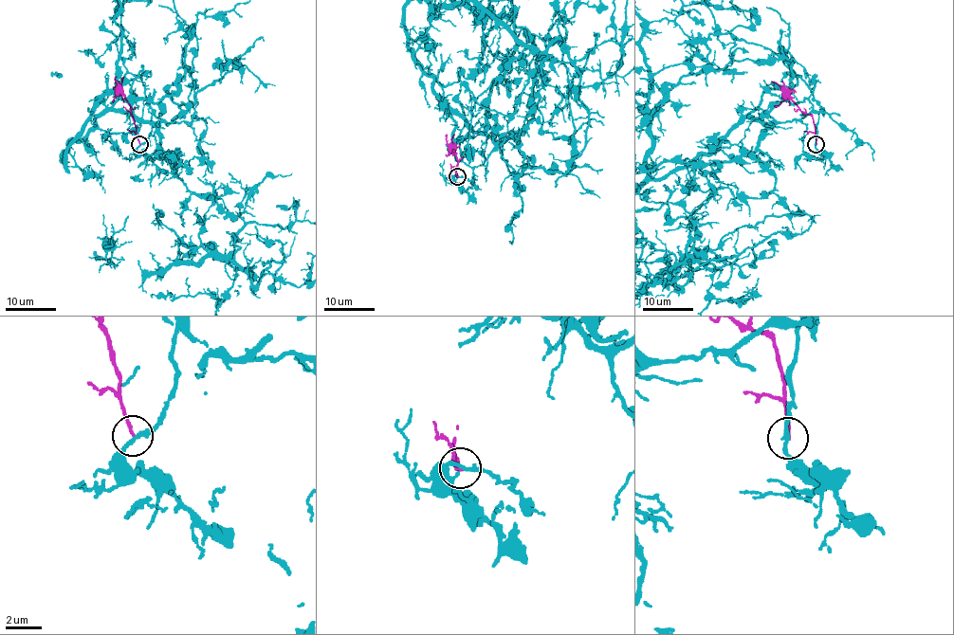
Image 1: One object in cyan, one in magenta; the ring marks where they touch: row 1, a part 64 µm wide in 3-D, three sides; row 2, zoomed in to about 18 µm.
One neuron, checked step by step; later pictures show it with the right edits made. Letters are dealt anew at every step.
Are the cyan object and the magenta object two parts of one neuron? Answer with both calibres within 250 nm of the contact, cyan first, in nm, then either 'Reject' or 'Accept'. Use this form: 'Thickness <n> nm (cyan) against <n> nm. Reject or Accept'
Thickness 220 nm (cyan) against 160 nm. Reject

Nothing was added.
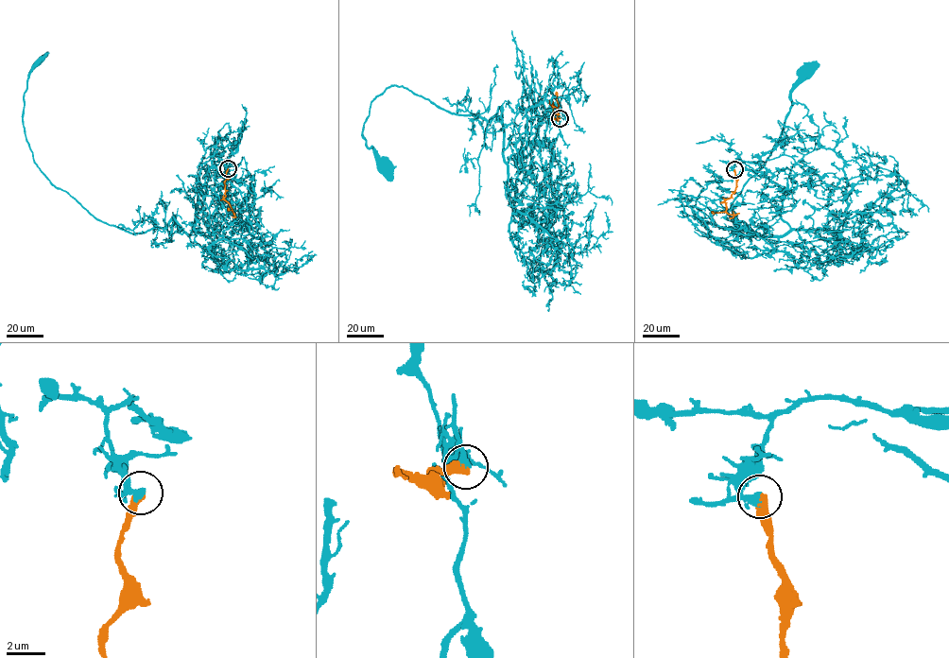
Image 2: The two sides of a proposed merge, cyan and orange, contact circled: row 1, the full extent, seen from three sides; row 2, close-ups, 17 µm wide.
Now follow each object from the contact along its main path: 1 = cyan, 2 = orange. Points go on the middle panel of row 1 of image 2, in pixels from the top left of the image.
1: (560, 118), (551, 149), (507, 163), (499, 108), (488, 120), (451, 113), (391, 85), (362, 131), (385, 165)
2: (560, 118), (553, 118), (552, 106), (558, 107), (558, 114), (556, 110)

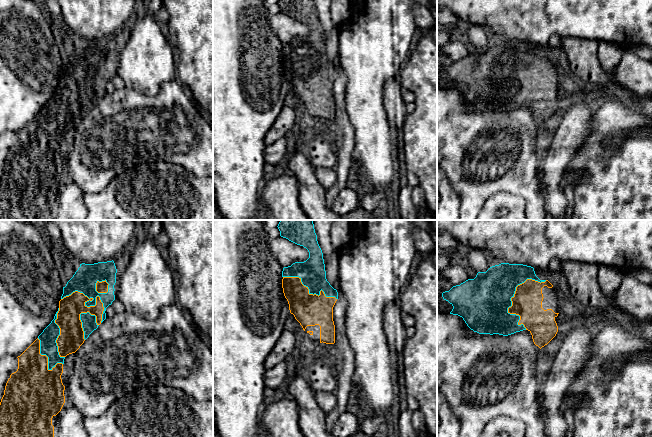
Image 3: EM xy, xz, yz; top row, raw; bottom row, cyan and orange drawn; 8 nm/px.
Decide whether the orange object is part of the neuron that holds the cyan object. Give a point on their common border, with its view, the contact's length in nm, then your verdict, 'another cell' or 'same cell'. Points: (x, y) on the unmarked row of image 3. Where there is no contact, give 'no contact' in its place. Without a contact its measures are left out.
xy (91, 81) | 380 nm | same cell

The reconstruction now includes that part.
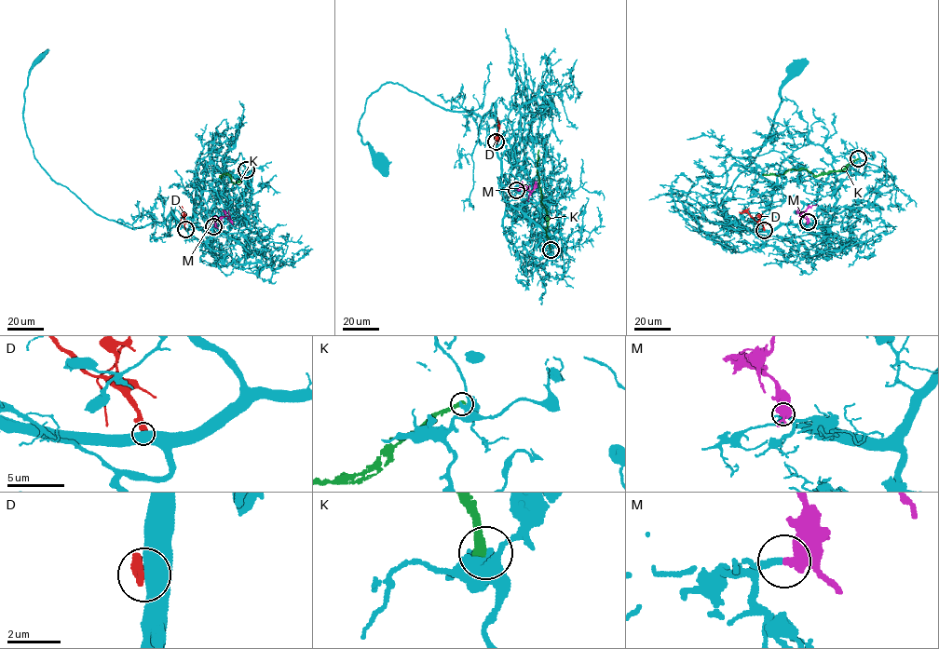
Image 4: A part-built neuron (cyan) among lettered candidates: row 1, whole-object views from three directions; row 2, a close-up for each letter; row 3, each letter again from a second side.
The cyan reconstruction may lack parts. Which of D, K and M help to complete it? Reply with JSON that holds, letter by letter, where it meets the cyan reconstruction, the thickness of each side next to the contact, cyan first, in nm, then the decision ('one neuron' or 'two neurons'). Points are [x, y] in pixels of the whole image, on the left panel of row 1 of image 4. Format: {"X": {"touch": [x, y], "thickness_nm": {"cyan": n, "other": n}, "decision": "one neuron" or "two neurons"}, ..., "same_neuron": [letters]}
{"D": {"touch": [185, 229], "thickness_nm": {"cyan": 700, "other": 360}, "decision": "two neurons"}, "K": {"touch": [246, 169], "thickness_nm": {"cyan": 480, "other": 400}, "decision": "two neurons"}, "M": {"touch": [213, 226], "thickness_nm": {"cyan": 200, "other": 600}, "decision": "one neuron"}, "same_neuron": ["M"]}

